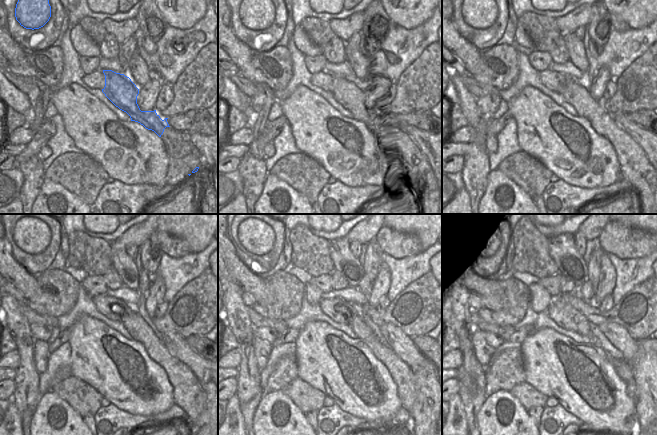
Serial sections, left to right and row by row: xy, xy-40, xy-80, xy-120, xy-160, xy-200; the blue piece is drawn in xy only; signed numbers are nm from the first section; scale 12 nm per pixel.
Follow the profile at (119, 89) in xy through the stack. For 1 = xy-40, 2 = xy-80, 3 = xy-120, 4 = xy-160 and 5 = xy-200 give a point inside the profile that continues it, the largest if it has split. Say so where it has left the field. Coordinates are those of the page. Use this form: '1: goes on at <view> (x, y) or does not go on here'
1: goes on at xy-40 (347, 93)
2: goes on at xy-80 (630, 154)
3: goes on at xy-120 (183, 380)
4: goes on at xy-160 (404, 377)
5: goes on at xy-200 (622, 367)

